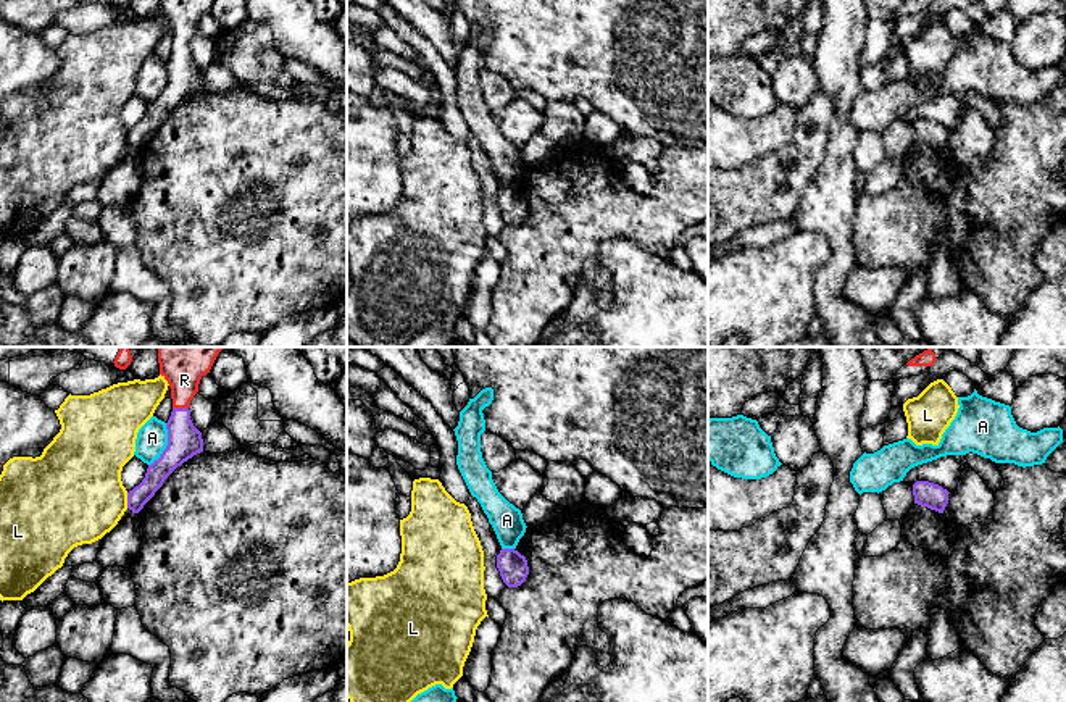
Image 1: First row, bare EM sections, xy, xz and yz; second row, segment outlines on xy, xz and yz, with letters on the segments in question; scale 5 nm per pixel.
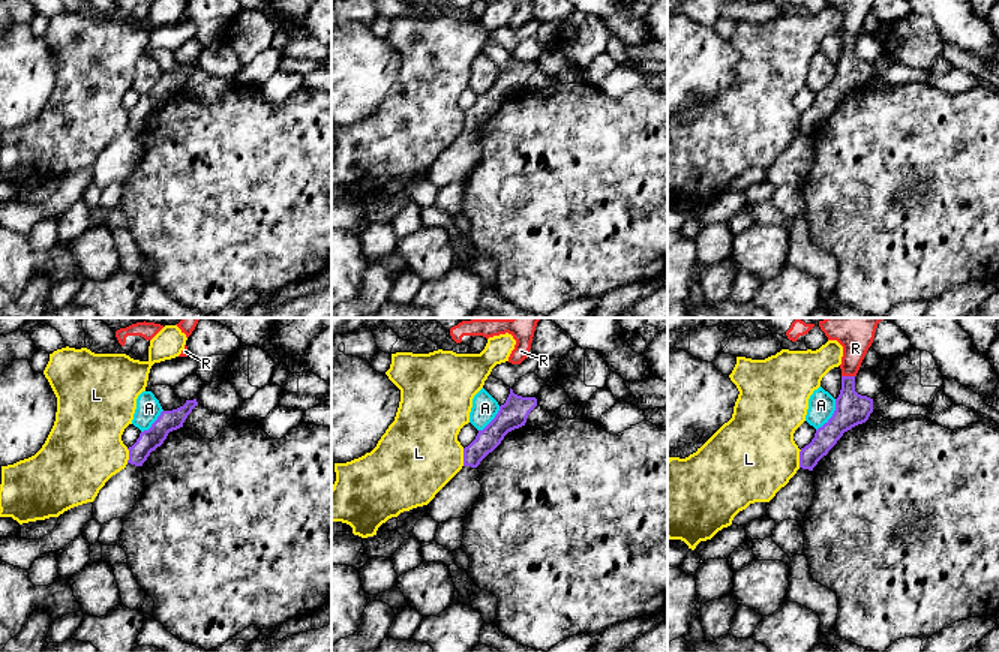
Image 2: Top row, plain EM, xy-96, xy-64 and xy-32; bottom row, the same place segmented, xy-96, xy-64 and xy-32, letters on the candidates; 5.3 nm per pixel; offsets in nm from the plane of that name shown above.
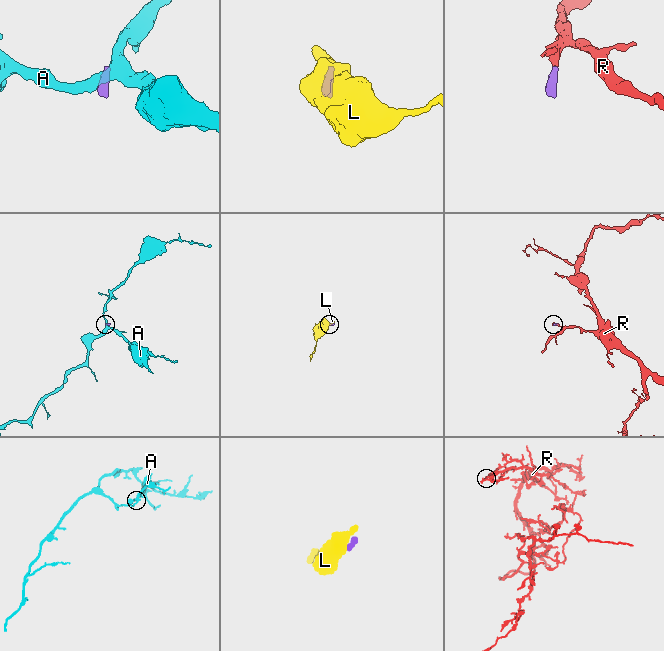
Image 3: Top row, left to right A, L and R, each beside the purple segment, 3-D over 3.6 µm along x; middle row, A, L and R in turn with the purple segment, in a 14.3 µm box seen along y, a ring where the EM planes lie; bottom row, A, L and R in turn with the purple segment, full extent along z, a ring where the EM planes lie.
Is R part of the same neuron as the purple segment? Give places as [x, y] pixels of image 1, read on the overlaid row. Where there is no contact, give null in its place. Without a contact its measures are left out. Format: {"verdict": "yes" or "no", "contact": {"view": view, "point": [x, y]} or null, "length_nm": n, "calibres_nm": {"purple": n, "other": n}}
{"verdict": "yes", "contact": {"view": "xy", "point": [181, 409]}, "length_nm": 80, "calibres_nm": {"purple": 170, "other": 240}}

